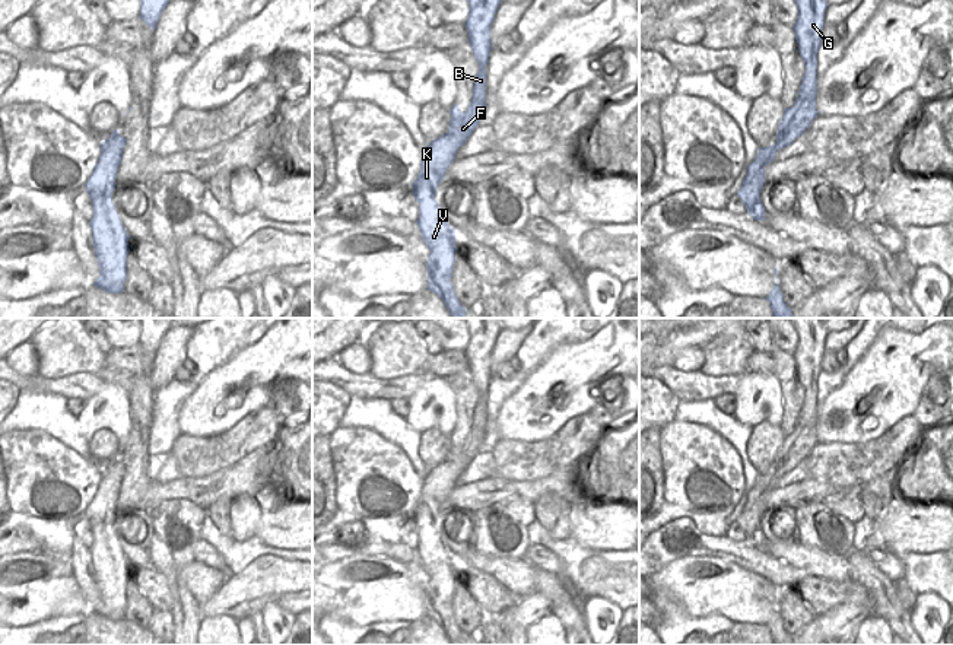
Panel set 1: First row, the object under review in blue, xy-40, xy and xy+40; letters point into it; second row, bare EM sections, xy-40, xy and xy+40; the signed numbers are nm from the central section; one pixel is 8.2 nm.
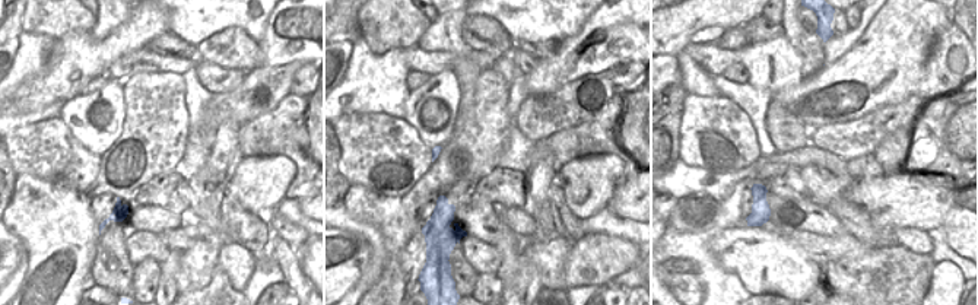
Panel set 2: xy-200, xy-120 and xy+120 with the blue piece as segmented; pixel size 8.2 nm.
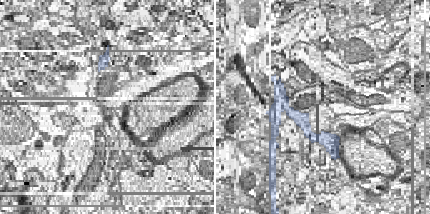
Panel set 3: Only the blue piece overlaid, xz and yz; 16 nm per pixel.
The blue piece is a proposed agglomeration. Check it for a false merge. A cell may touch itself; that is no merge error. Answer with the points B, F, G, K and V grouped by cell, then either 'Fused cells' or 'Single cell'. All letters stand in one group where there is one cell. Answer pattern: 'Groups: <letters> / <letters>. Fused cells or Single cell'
Groups: B F G K / V. Fused cells.

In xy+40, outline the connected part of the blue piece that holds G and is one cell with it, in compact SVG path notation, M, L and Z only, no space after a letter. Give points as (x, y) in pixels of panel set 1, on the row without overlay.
M820 318L788 320L798 334L798 344L792 356L806 398L794 432L784 435L784 442L776 458L776 468L772 473L759 474L756 484L747 493L747 502L743 505L743 511L737 518L746 536L760 530L765 493L775 486L778 477L803 463L817 444L817 378L822 371L825 339L829 331Z

